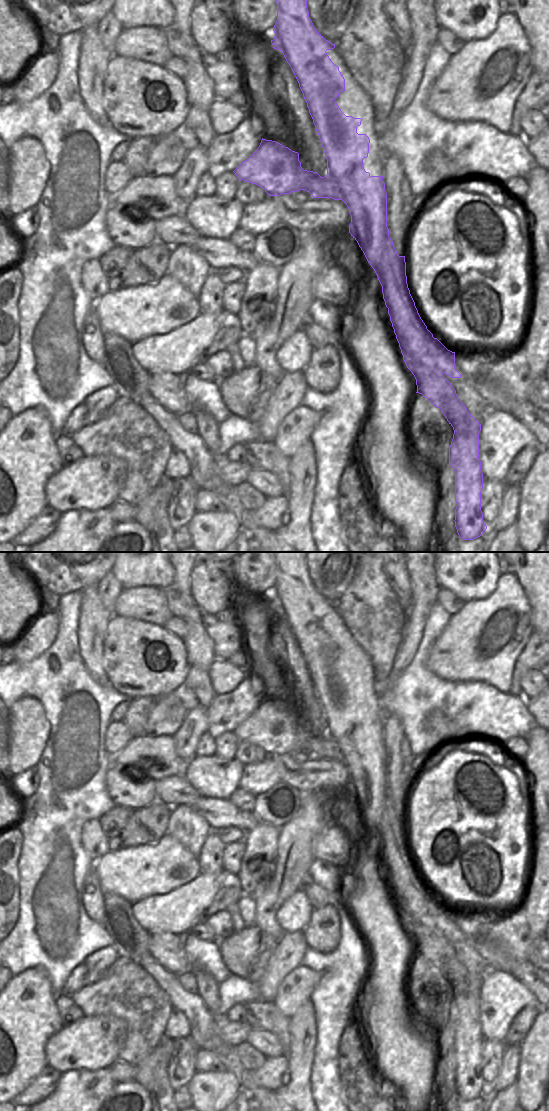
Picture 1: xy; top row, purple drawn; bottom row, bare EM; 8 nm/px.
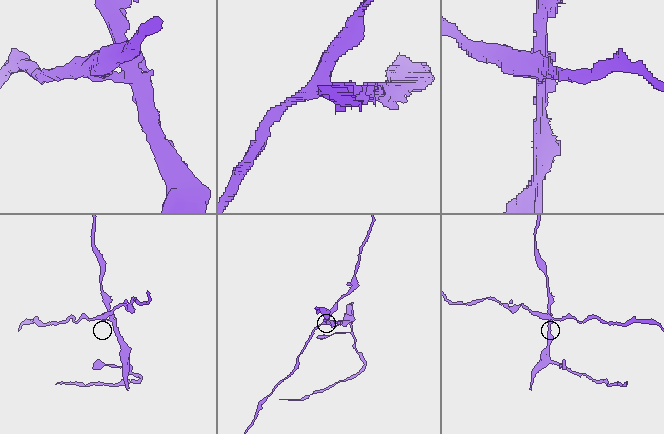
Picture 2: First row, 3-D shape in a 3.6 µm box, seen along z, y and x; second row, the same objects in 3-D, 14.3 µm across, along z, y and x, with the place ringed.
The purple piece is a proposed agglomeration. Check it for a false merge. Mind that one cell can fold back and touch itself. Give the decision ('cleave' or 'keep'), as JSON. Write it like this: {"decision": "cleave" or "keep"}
{"decision": "cleave"}

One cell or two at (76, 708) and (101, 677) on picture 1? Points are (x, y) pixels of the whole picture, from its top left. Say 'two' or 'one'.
two

